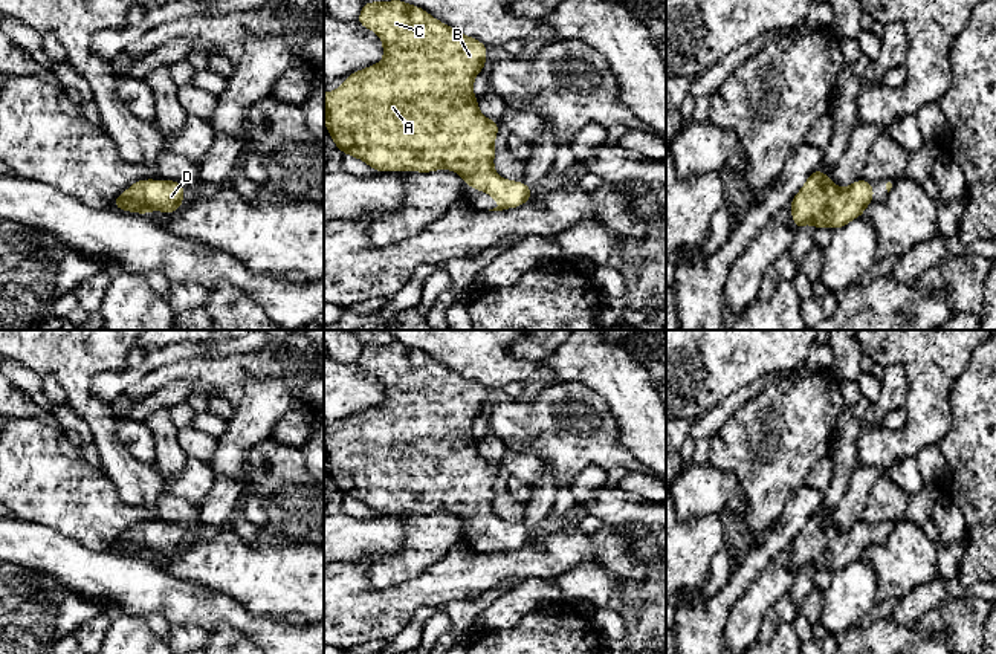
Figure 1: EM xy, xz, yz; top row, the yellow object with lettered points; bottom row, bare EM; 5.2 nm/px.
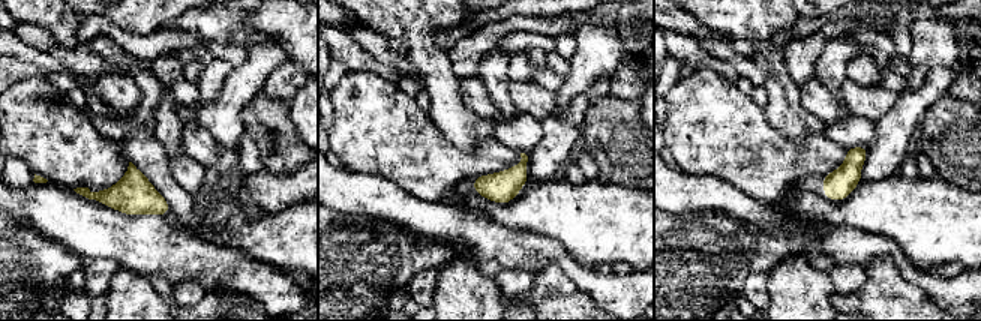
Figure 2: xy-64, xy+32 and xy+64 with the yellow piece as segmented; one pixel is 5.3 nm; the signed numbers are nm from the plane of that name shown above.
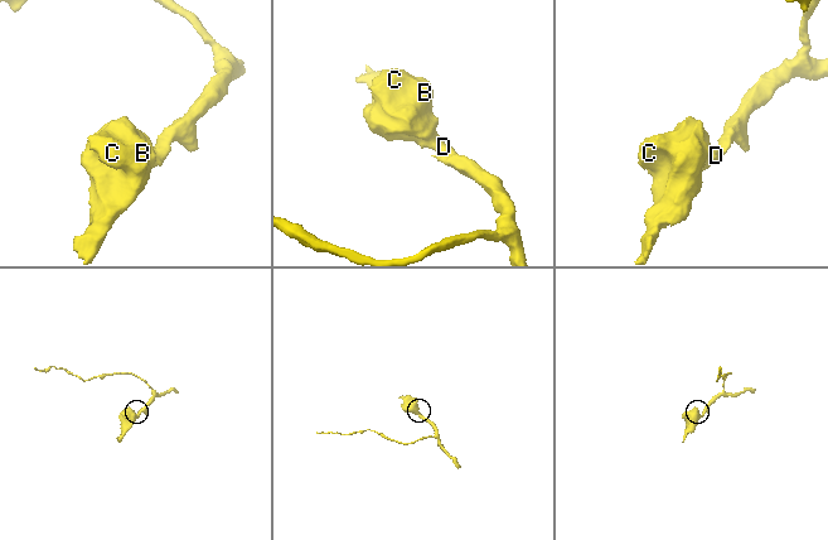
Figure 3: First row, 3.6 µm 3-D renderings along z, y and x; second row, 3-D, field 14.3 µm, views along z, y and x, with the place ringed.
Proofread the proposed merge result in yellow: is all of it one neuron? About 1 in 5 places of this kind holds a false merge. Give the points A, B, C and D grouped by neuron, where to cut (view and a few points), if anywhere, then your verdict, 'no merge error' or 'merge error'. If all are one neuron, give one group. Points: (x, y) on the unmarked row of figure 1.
groups A B C D; cut none; no merge error

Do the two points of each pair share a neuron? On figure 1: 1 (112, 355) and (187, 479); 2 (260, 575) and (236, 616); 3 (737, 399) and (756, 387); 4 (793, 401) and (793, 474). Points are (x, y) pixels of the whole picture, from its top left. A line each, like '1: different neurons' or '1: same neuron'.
1: different neurons
2: different neurons
3: same neuron
4: same neuron

